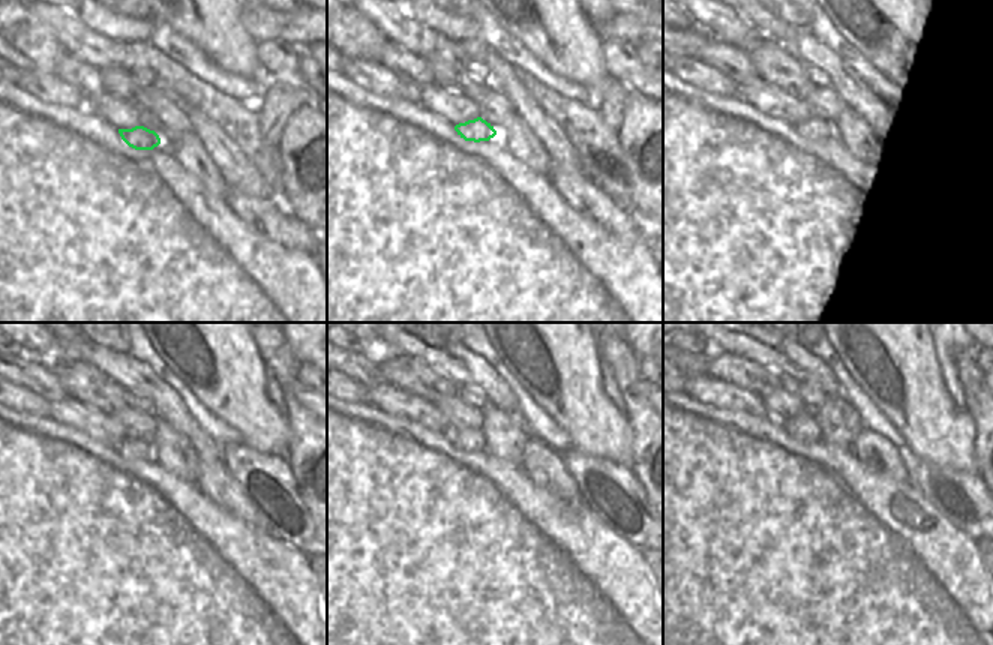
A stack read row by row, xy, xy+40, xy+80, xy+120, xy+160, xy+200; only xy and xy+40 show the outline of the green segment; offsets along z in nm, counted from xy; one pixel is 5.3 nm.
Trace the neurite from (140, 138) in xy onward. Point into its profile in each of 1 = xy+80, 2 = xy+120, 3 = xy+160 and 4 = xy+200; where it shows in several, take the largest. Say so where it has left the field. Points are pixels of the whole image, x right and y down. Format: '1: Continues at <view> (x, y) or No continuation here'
1: Continues at xy+80 (813, 129)
2: Continues at xy+120 (128, 447)
3: Continues at xy+160 (467, 440)
4: Continues at xy+200 (804, 426).

